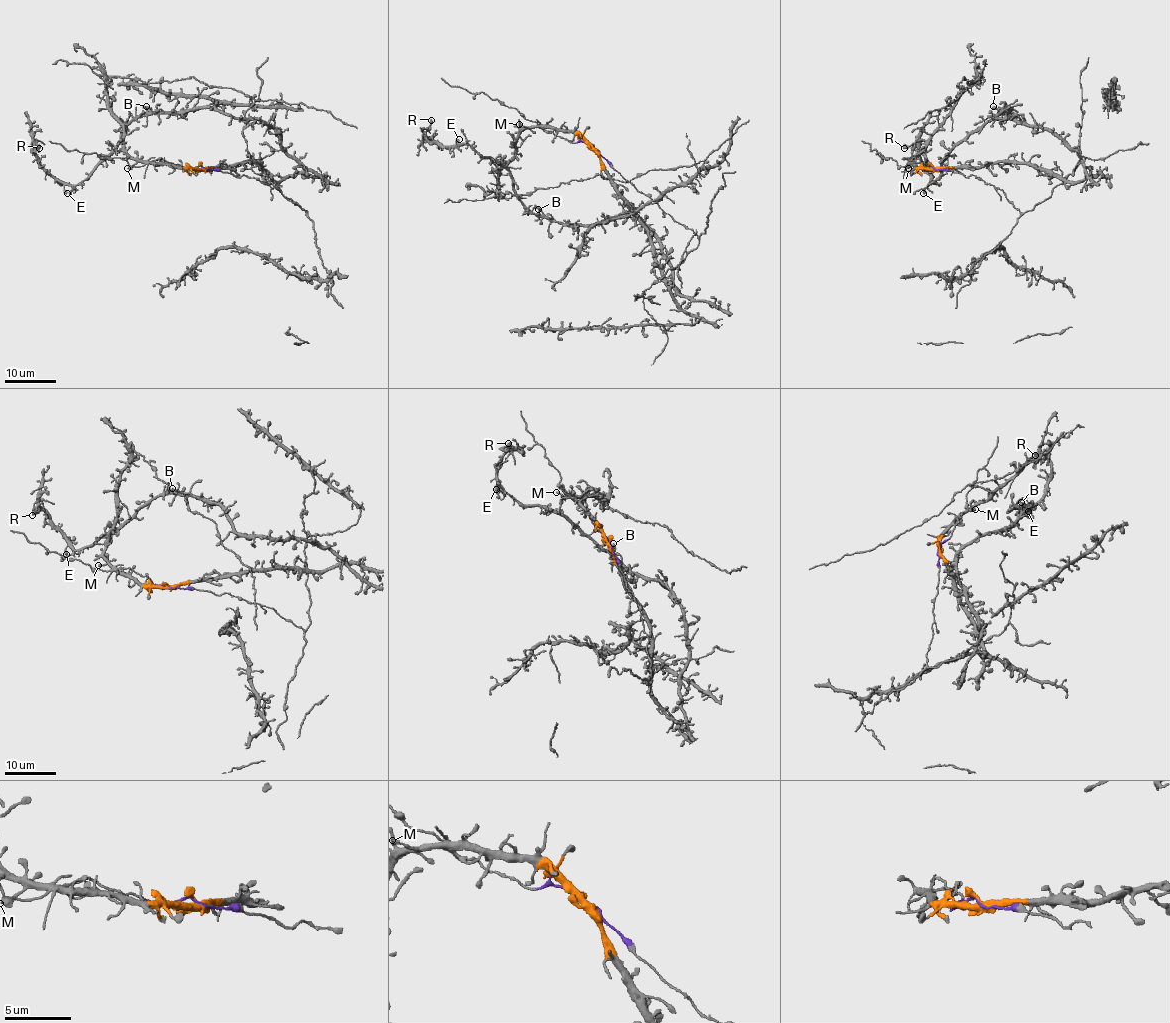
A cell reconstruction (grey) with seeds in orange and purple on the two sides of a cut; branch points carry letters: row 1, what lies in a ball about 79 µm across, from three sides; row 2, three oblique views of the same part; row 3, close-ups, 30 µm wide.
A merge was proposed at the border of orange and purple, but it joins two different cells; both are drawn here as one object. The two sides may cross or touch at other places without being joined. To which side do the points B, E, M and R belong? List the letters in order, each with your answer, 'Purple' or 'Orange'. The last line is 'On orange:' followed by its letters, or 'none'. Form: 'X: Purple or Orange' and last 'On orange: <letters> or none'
B: Orange
E: Orange
M: Orange
R: Orange
On orange: B, E, M, R

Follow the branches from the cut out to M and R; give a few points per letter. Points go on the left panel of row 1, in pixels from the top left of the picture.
M: (201, 168), (159, 162), (136, 162), (127, 168)
R: (201, 168), (254, 162), (277, 182), (298, 162), (271, 127), (208, 108), (138, 115), (77, 184), (39, 148)

